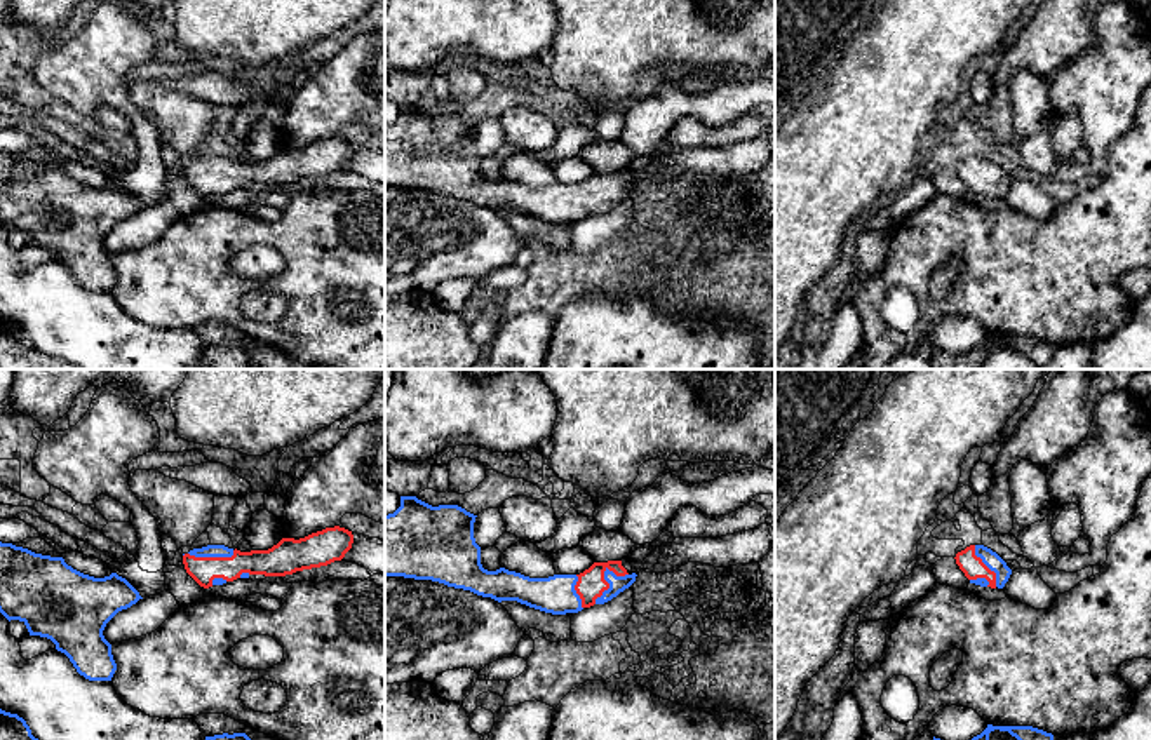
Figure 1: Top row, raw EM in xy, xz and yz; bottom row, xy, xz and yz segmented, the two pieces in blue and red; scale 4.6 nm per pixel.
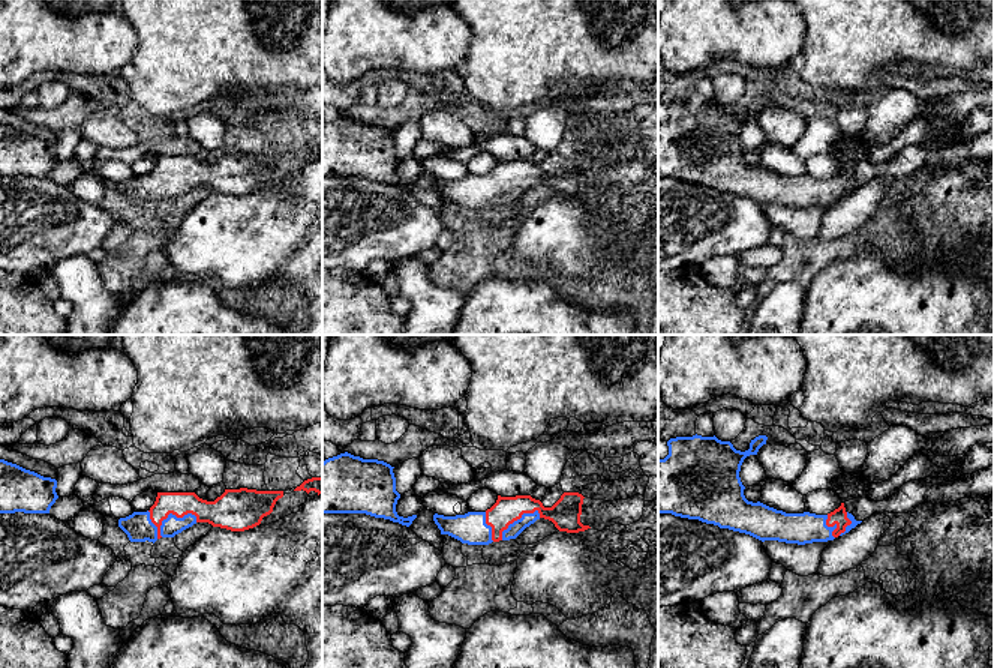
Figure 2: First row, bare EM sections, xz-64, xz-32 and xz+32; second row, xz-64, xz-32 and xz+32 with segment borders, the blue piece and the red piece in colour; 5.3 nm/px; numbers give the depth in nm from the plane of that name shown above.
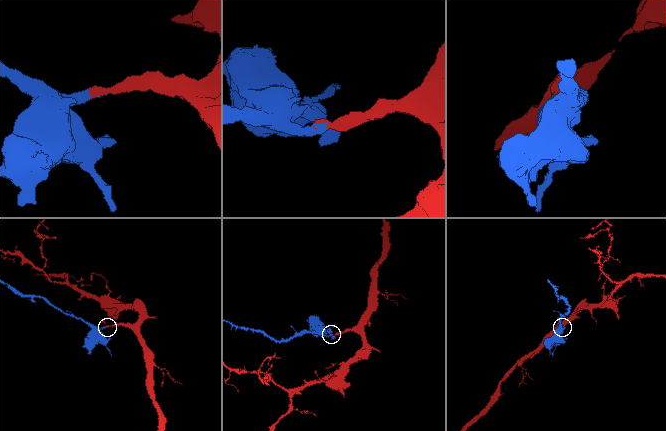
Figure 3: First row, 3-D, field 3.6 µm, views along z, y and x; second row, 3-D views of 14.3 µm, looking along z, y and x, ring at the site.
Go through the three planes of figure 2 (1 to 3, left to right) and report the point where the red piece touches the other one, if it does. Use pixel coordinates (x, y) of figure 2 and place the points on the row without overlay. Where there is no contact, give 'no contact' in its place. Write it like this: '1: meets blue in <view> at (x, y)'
1: meets blue in xz-64 at (168, 179)
2: meets blue in xz-32 at (517, 183)
3: meets blue in xz+32 at (831, 191)

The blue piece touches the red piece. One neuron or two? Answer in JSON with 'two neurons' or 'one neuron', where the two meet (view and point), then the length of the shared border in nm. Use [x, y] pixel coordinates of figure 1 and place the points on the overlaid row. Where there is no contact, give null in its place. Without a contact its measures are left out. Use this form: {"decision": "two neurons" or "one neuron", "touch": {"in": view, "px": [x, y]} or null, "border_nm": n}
{"decision": "one neuron", "touch": {"in": "xz", "px": [605, 577]}, "border_nm": 220}

